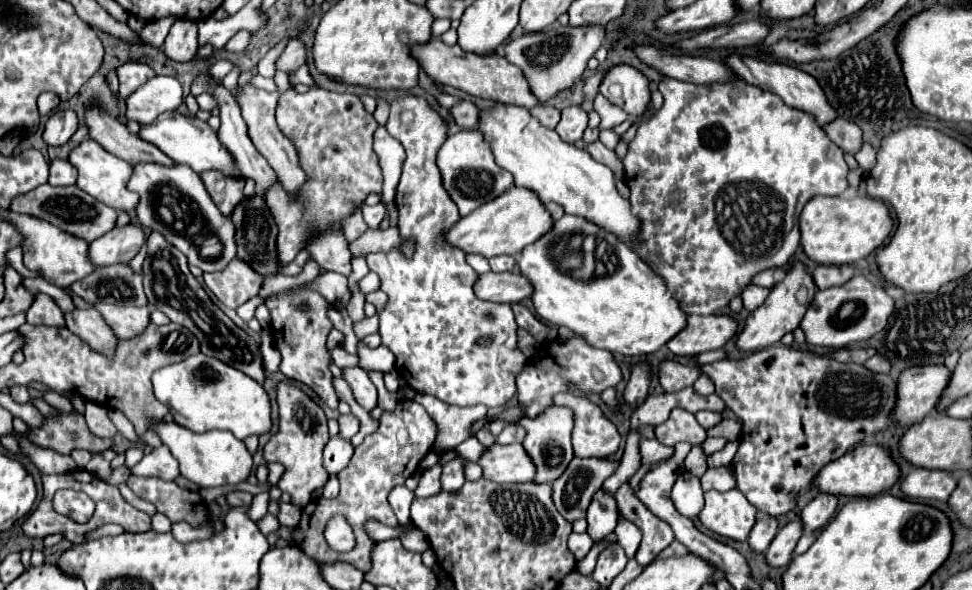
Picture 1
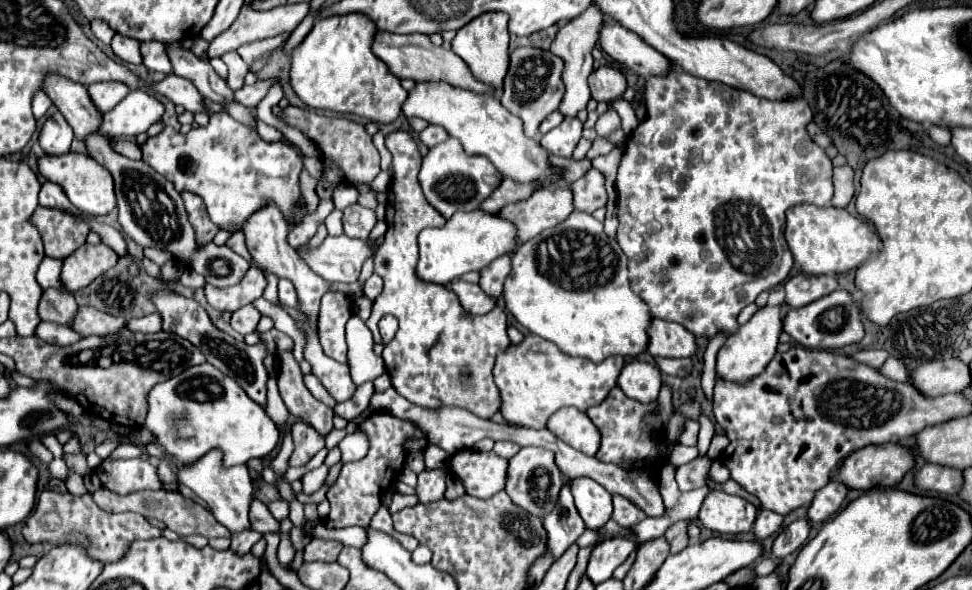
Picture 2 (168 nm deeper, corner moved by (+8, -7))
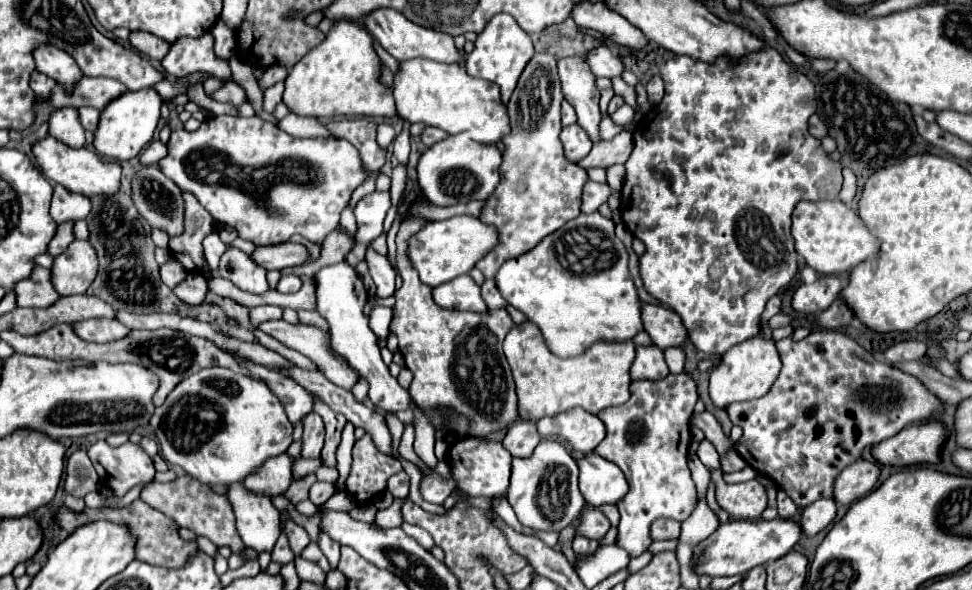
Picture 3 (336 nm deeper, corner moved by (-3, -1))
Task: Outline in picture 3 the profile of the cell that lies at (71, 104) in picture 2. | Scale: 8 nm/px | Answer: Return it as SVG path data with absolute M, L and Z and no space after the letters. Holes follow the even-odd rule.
M52 44L38 46L34 50L34 64L38 72L52 76L58 84L66 88L72 88L72 84L78 82L78 78L82 78L82 72L78 70L74 58L70 58L70 54Z

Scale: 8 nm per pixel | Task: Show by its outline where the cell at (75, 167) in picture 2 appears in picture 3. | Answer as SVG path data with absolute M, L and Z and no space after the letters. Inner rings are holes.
M46 136L32 146L32 154L36 156L40 170L48 180L62 184L66 190L72 190L76 194L90 198L94 194L114 194L120 188L120 166L116 162L102 160L96 152L88 148L74 150L56 140L54 136Z

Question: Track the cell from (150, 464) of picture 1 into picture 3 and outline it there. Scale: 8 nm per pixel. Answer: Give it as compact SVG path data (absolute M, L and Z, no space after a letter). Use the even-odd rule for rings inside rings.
M98 440L88 448L88 458L98 472L102 486L112 488L116 498L122 498L136 484L152 482L156 474L152 458L132 442L114 448L106 440Z

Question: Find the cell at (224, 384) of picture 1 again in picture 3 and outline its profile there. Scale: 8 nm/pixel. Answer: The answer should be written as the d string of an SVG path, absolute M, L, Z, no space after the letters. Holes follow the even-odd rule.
M210 368L186 378L174 388L166 402L156 408L150 426L158 438L162 456L168 464L182 468L188 476L202 484L234 484L242 482L246 476L256 472L268 458L280 456L292 444L294 426L288 420L280 400L264 382L254 382L252 378L242 378L240 374L230 374L230 370Z

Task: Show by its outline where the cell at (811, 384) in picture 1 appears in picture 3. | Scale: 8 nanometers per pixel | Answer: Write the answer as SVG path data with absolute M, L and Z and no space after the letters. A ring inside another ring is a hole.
M814 330L800 342L782 338L776 342L776 348L782 360L782 370L768 394L758 400L736 402L734 406L728 406L726 412L732 424L744 430L740 442L734 446L738 454L742 454L756 472L770 476L774 484L782 488L800 508L816 502L818 498L832 496L836 476L848 464L856 462L864 448L942 412L942 402L934 398L922 382L916 382L910 374L894 370L894 366L888 366L886 362L878 362L860 344L836 330Z

